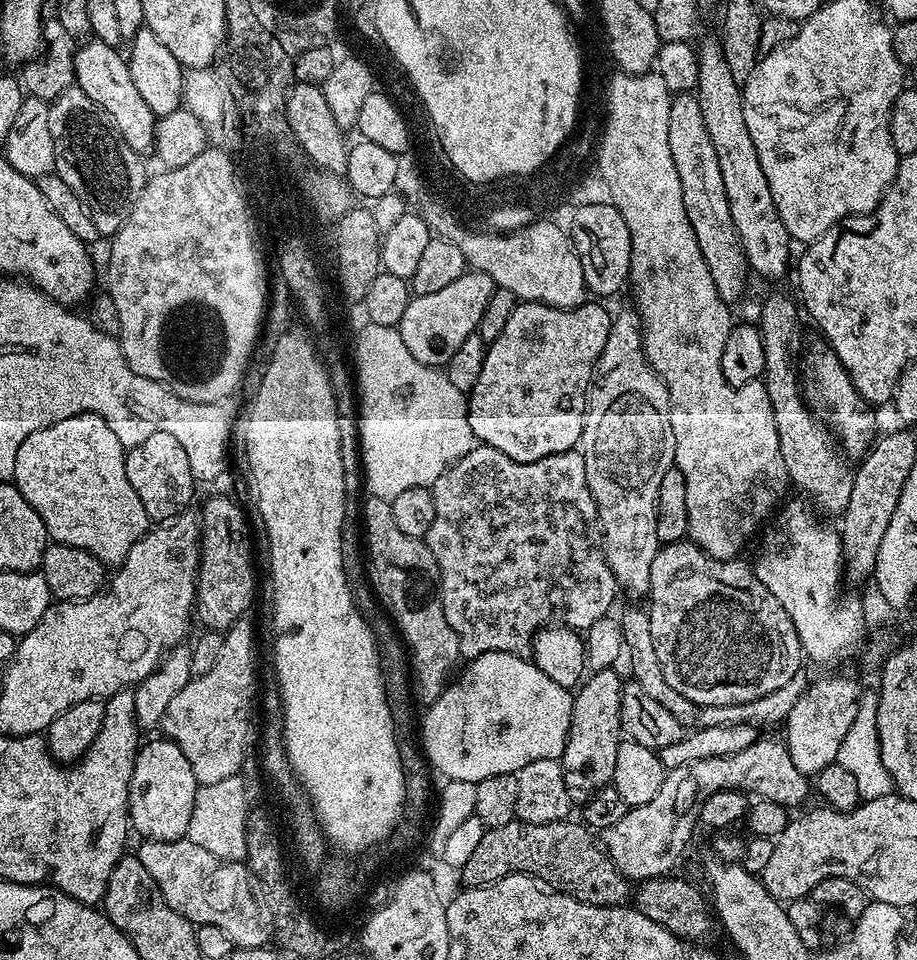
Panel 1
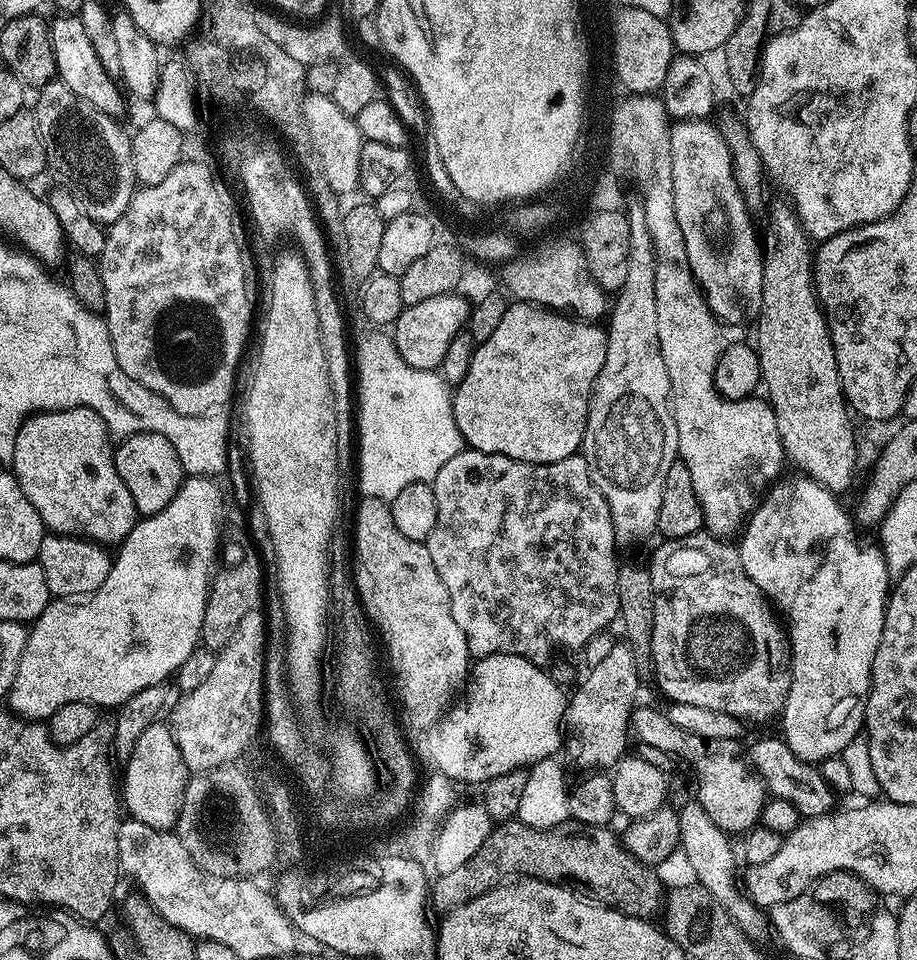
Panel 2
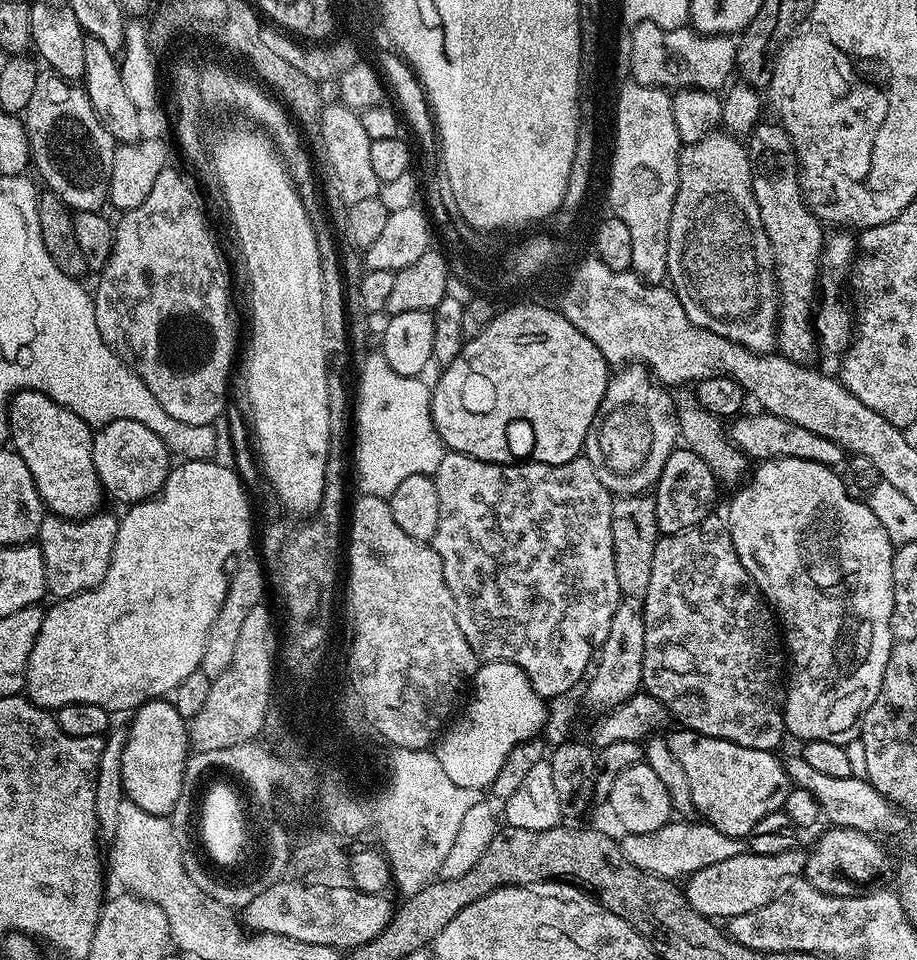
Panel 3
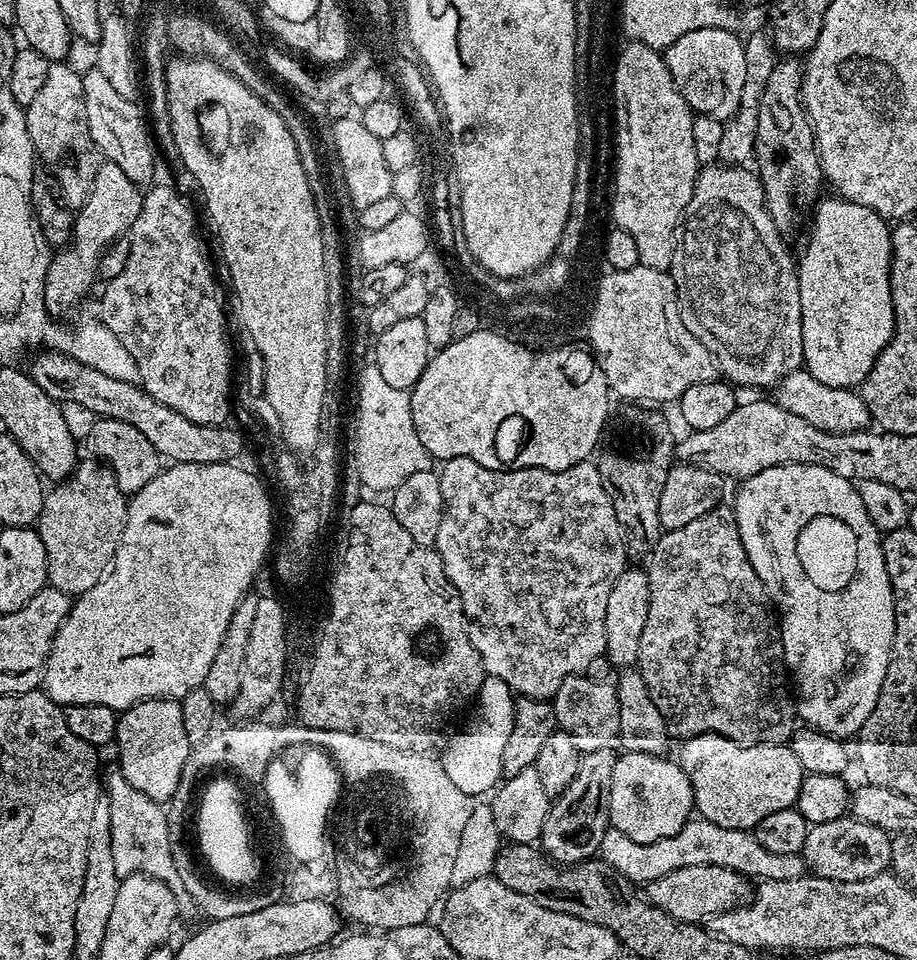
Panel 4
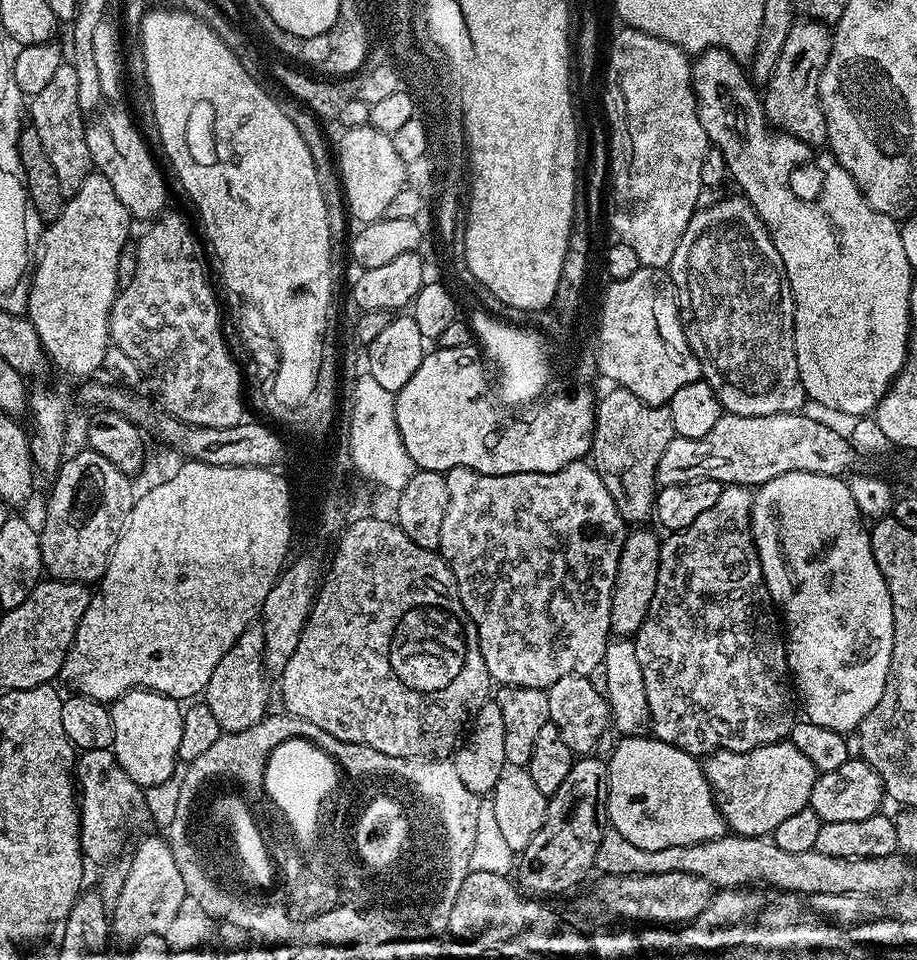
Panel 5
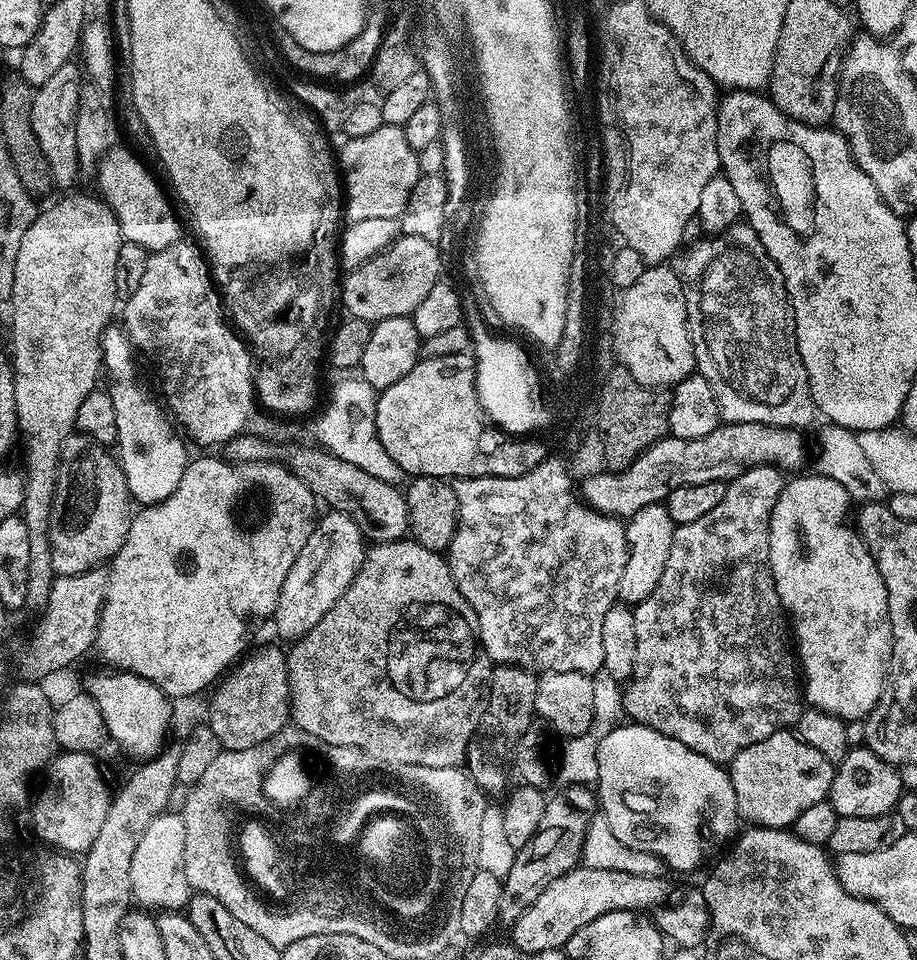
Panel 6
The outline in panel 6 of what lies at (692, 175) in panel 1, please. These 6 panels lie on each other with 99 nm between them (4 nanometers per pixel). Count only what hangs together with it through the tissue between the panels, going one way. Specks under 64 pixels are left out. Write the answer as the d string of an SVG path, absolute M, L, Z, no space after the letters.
M746 222L731 224L724 232L717 232L709 235L708 240L700 240L684 256L684 268L679 269L681 280L684 281L684 309L688 315L688 333L692 339L692 349L696 359L695 371L710 382L710 390L714 390L714 398L720 407L721 417L727 423L741 424L742 422L754 422L755 424L769 424L779 428L807 429L807 424L812 419L817 419L816 403L810 394L810 382L806 374L806 366L802 366L802 358L798 354L798 342L796 341L796 323L792 313L792 304L788 301L788 291L784 285L784 279L780 268L766 254L766 246L754 234L754 230Z

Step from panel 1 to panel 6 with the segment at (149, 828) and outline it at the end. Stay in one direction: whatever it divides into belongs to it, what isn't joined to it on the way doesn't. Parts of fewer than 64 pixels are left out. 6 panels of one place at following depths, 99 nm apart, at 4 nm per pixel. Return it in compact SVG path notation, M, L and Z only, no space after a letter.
M119 670L109 671L109 676L92 676L86 685L88 695L98 702L102 718L106 718L109 737L128 756L137 756L137 761L152 759L166 747L172 727L172 700L166 693L154 686L152 680L138 674Z

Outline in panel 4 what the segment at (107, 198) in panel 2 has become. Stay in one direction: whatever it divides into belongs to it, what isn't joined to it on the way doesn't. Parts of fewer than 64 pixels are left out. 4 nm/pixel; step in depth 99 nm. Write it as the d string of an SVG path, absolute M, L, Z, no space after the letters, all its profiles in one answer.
M68 62L49 63L46 83L34 97L34 102L26 106L24 112L33 153L38 157L39 163L51 172L54 178L58 178L58 186L62 186L64 201L73 206L86 202L102 163L100 148L90 134L86 118L83 81L83 75L79 71L76 73Z

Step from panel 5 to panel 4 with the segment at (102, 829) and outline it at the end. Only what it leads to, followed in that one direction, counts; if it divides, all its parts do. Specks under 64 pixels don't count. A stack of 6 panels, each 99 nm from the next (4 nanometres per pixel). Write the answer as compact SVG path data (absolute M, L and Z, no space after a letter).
M118 770L106 776L106 799L110 806L110 834L114 850L114 870L123 878L141 872L158 878L169 888L180 888L180 875L172 853L172 831L168 825L165 805L158 800L146 798L142 790L134 790L130 782Z

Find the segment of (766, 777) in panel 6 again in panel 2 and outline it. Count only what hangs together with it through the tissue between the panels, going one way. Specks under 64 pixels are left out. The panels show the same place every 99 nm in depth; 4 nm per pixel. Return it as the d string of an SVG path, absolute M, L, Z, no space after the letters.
M643 706L633 711L631 727L637 741L661 746L673 744L670 748L672 756L692 763L692 772L696 775L695 799L700 801L702 810L710 814L714 826L729 834L735 832L744 834L757 827L766 803L766 787L763 777L746 759L745 749L744 752L740 749L739 739L703 740L674 726L668 716L661 711L651 712Z

